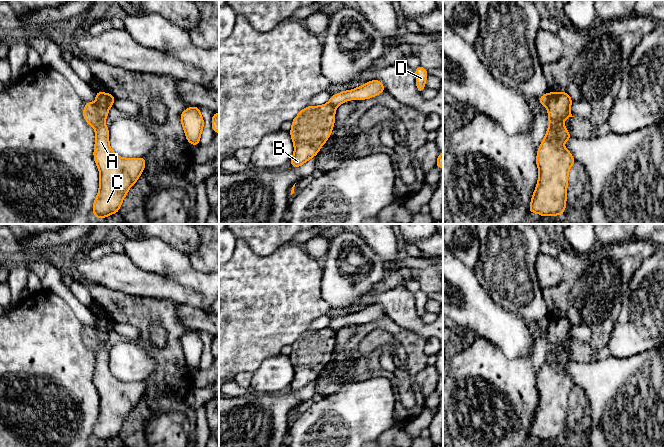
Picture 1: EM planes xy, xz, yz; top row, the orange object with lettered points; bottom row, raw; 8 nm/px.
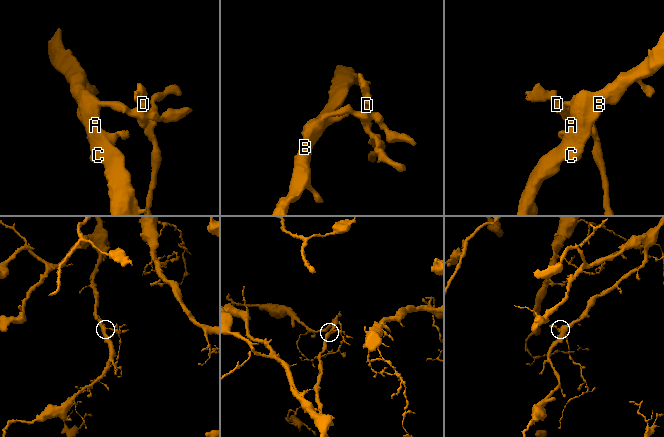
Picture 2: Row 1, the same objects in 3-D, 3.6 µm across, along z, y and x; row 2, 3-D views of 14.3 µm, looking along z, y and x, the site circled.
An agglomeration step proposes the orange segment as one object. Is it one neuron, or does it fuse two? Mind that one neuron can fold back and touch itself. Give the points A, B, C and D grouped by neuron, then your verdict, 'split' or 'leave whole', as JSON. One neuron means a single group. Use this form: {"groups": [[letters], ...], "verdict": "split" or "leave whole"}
{"groups": [["A", "B", "C"], ["D"]], "verdict": "split"}

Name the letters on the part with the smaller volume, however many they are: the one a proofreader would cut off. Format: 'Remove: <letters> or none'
Remove: D

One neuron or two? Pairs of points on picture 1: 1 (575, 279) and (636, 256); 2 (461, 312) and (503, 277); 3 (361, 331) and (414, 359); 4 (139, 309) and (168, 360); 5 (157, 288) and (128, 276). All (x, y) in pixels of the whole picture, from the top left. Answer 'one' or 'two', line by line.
1: one
2: two
3: one
4: one
5: one

